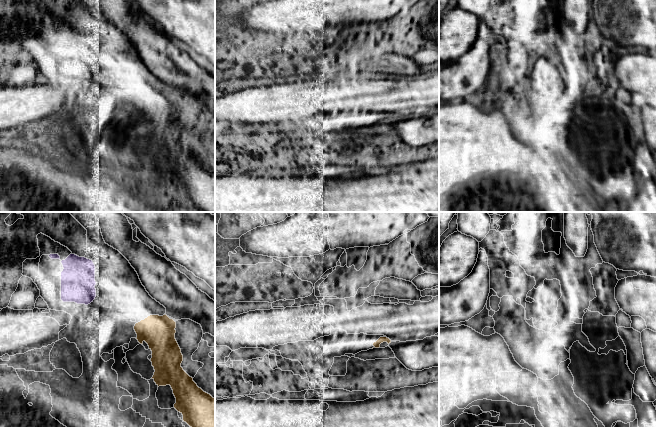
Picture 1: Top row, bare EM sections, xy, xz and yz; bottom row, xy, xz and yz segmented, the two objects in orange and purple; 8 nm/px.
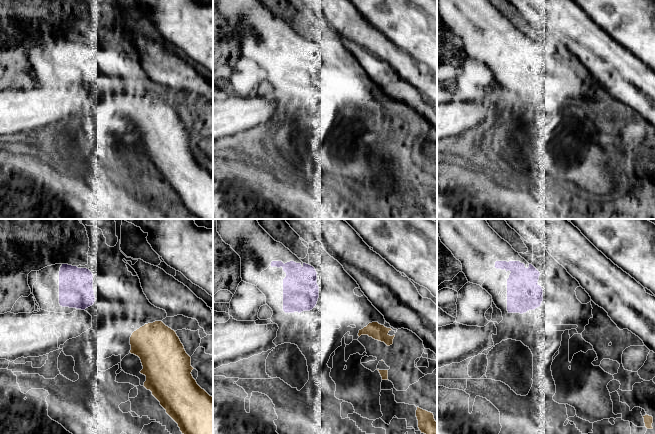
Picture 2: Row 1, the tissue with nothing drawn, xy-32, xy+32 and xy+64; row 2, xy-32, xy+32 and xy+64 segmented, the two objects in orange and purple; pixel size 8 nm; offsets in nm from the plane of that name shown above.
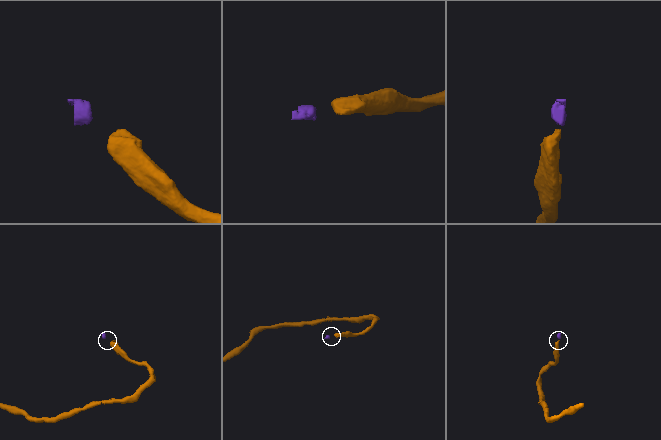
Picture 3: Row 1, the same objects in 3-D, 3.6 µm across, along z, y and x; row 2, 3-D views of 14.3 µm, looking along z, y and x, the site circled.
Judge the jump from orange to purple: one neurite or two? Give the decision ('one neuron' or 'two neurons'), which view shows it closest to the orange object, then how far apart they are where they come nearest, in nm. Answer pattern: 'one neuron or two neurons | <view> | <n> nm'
one neuron | xy | 380 nm

